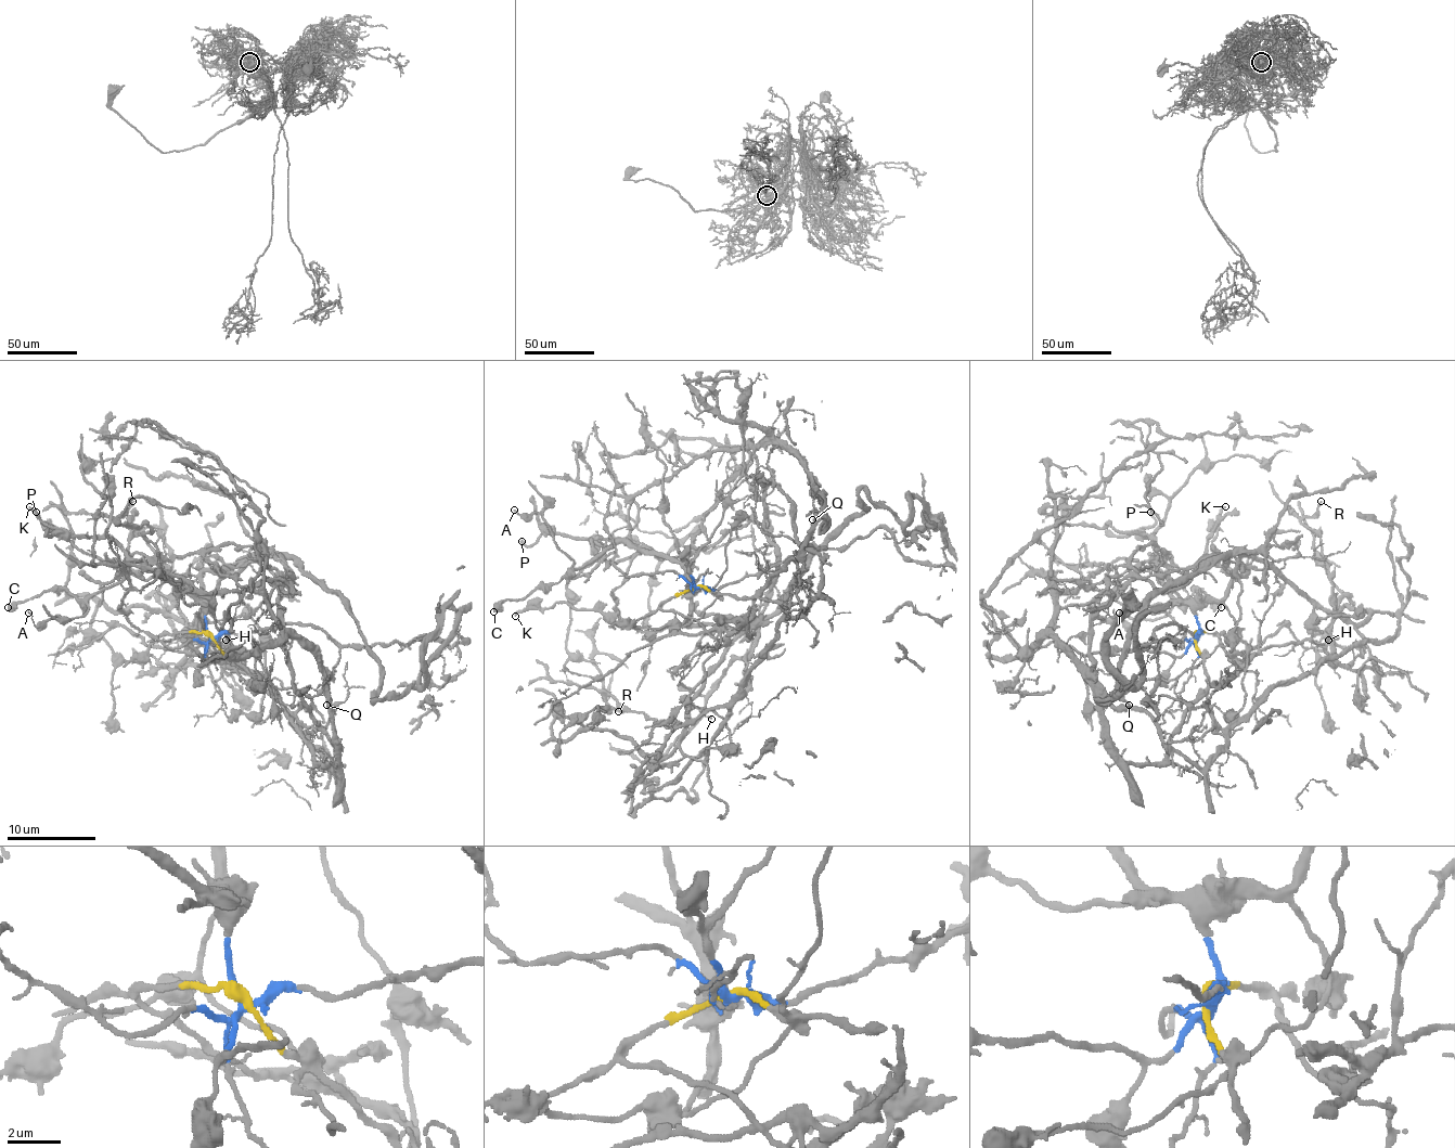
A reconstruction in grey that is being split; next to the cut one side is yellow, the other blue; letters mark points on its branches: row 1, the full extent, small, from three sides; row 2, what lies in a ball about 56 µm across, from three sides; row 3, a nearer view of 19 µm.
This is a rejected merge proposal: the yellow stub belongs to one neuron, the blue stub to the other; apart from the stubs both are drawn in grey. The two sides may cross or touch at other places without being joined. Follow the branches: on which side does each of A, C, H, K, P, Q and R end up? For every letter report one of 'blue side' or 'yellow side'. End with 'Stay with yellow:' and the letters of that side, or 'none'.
A: blue side
C: blue side
H: yellow side
K: blue side
P: blue side
Q: yellow side
R: yellow side
Stay with yellow: H, Q, R

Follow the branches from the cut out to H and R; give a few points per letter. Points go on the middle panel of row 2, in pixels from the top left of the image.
H: (695, 588), (661, 607), (695, 618), (712, 636), (717, 649), (689, 699), (710, 719)
R: (695, 588), (661, 607), (699, 623), (717, 641), (702, 681), (670, 725), (630, 712), (604, 692), (619, 712)

